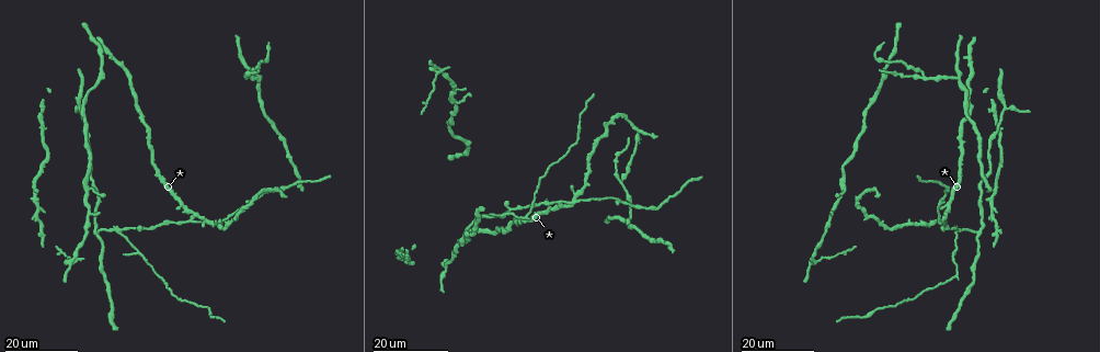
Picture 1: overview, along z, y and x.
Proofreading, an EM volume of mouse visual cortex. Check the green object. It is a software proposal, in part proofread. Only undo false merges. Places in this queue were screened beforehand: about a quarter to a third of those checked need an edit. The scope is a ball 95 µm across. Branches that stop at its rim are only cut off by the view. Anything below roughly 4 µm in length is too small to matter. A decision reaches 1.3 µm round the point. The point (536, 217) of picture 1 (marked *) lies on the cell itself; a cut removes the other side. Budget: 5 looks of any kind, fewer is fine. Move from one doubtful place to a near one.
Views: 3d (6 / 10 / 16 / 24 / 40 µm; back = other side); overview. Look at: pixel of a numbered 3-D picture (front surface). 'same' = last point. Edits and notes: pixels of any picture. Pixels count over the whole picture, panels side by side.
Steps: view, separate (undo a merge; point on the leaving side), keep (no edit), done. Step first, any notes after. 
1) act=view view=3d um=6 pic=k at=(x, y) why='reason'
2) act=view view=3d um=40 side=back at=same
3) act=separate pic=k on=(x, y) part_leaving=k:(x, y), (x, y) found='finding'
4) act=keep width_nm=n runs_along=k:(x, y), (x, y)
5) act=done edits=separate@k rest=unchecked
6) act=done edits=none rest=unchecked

act=view view=3d um=16 pic=1 at=(119, 229)

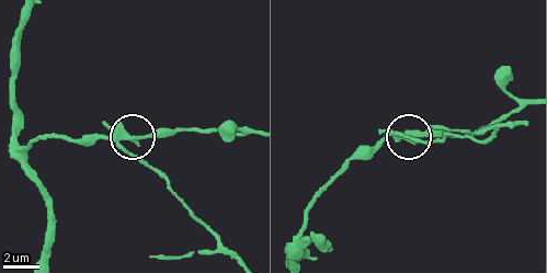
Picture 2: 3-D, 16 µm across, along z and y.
act=view view=3d um=6 pic=2 at=(126, 147)

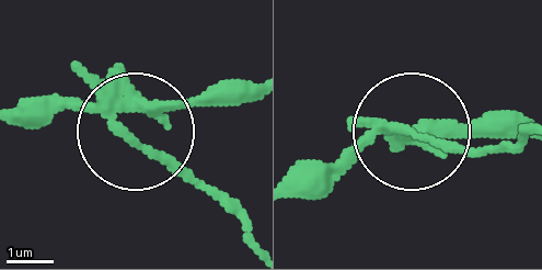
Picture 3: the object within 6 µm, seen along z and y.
act=separate pic=3 on=(168, 157) width_nm=190 part_leaving=3:(123, 111), (249, 237) found='a second cell is stuck on'

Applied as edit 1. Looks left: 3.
act=view view=3d um=24 pic=1 at=(968, 54) why='three arms meet'

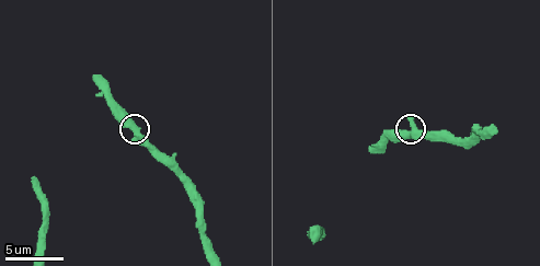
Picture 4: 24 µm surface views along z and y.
act=view view=3d um=10 pic=4 at=(413, 130)

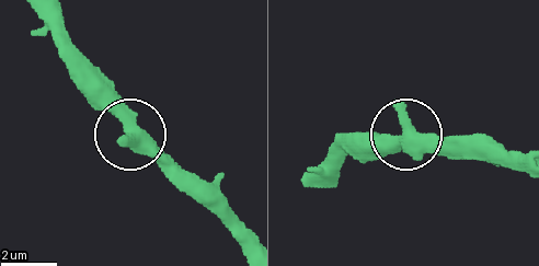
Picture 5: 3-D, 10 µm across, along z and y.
act=keep found='all the same cell'

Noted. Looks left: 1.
act=done edits=separate@3 rest=unchecked

